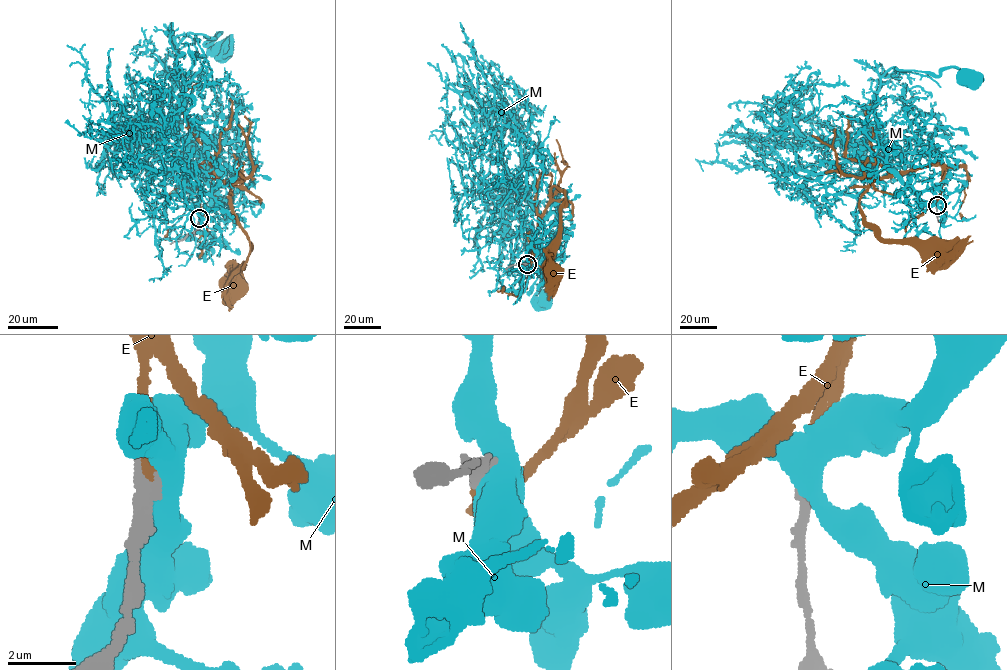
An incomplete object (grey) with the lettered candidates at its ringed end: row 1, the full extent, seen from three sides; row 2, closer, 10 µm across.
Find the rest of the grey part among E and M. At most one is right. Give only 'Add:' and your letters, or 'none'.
Add: E

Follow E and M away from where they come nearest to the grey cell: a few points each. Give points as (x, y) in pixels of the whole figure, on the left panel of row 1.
E: (199, 217), (199, 174), (202, 164), (230, 189), (230, 204), (250, 244), (244, 265), (227, 283), (232, 289)
M: (199, 217), (218, 174), (173, 123), (174, 63), (190, 33), (209, 44), (216, 32), (210, 44), (226, 48)

